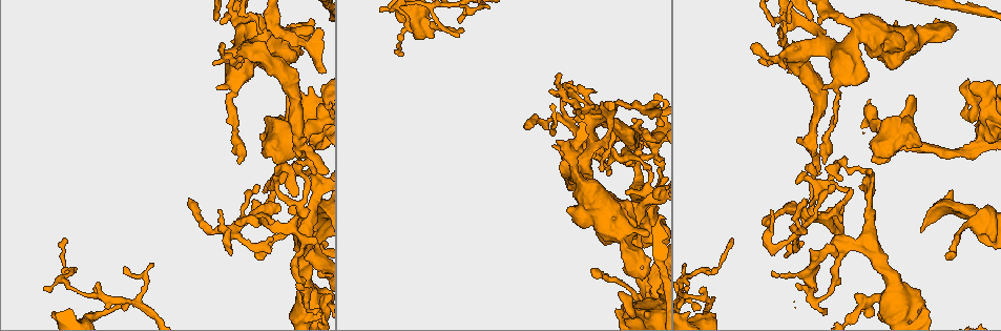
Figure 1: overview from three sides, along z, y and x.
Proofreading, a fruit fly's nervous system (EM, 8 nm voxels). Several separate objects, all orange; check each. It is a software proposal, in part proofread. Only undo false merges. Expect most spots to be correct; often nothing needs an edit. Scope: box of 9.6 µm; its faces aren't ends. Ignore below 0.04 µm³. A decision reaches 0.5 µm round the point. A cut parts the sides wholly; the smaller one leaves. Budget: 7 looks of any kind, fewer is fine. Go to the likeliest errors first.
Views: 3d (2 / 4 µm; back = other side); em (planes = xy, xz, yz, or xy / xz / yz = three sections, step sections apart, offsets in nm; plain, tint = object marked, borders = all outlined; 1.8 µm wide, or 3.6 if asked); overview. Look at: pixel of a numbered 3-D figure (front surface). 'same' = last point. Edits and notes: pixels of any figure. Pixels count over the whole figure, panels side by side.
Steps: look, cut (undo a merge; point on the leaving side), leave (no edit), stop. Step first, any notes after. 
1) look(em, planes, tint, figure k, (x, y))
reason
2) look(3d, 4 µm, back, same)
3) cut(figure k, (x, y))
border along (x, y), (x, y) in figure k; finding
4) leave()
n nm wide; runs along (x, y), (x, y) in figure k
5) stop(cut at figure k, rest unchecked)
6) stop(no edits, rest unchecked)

look(3d, 4 µm, figure 1, (585, 104))
abrupt turn

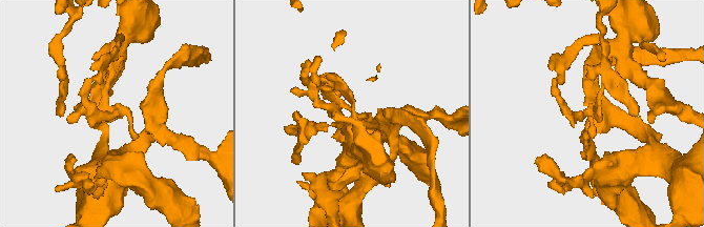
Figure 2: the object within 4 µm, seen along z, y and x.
look(em, planes, tint, figure 2, (119, 113))
shape alone is not enough

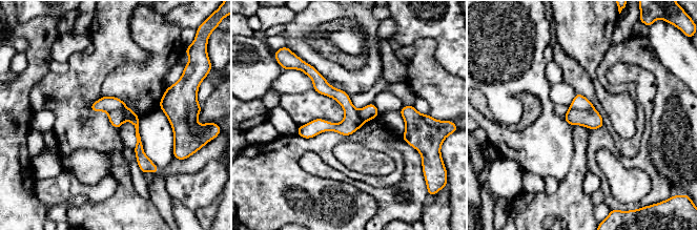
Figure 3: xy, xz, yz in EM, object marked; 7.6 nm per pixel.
leave()
all the same cell

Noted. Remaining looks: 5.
look(3d, 4 µm, figure 1, (942, 30))
sharp bend

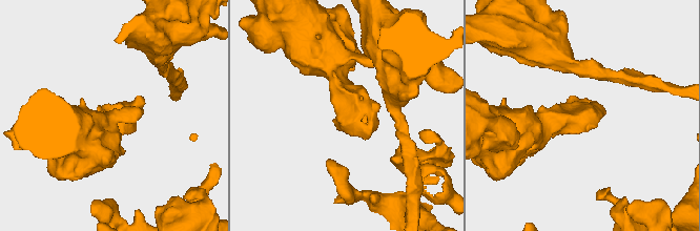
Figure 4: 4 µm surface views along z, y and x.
look(em, planes, tint, figure 4, (582, 115))
shape alone is not enough

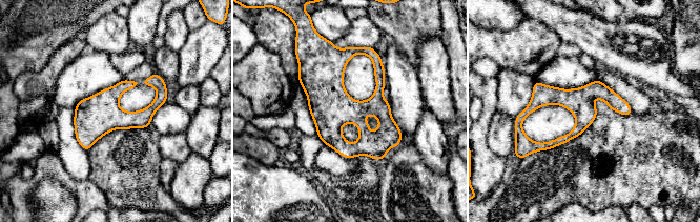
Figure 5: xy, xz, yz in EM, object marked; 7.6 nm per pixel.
leave()
runs along (628, 108), (605, 94), (541, 97), (522, 116) in figure 5; continuous, no second cell

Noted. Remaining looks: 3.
look(em, yz, step 8, tint, figure 1, (987, 220))
four or more arms meet

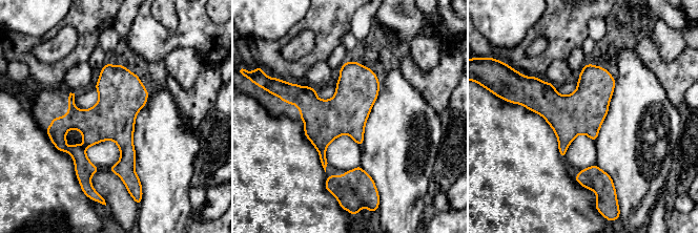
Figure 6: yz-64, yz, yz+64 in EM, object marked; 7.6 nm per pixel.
look(em, planes, tint, same)

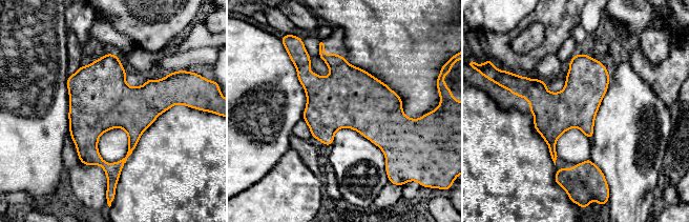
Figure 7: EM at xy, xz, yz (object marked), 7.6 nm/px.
leave()
one cell here

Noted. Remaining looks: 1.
stop(no edits, rest unchecked)

